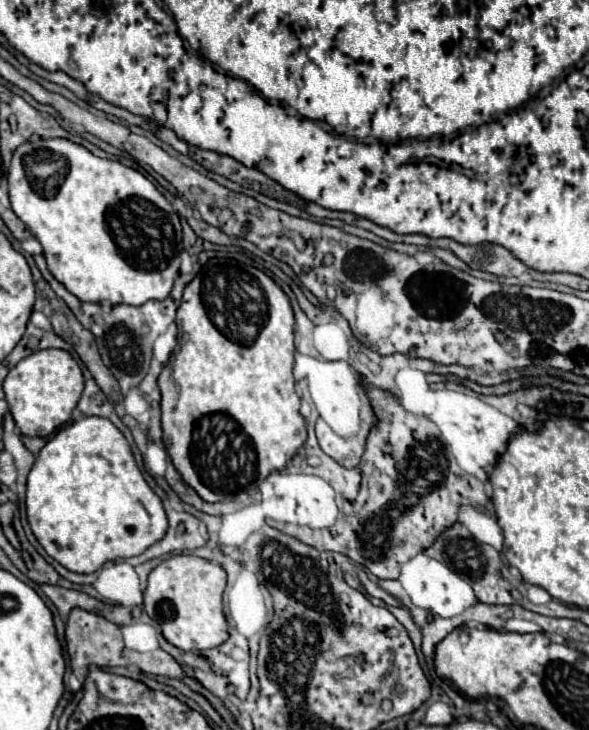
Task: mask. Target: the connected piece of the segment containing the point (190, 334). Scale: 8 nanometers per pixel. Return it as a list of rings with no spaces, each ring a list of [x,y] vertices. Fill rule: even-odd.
[[[211,259],[209,265],[201,269],[201,273],[185,287],[183,291],[183,301],[177,309],[177,347],[171,353],[169,363],[163,367],[158,378],[159,389],[161,389],[161,427],[163,427],[163,443],[171,455],[171,461],[175,469],[181,473],[183,481],[197,491],[197,495],[203,501],[213,501],[221,503],[227,501],[231,491],[233,495],[247,491],[251,487],[259,487],[273,471],[283,471],[287,463],[299,453],[305,441],[305,421],[299,413],[299,395],[295,393],[295,383],[293,383],[293,355],[295,355],[295,345],[293,345],[293,309],[287,299],[287,295],[269,279],[263,271],[235,263],[235,259]]]

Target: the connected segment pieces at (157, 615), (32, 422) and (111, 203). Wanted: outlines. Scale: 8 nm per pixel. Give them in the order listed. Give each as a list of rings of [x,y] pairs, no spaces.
[[[173,555],[169,559],[165,559],[163,563],[159,563],[147,579],[147,589],[143,591],[143,605],[145,605],[145,613],[159,623],[163,637],[183,649],[183,651],[203,651],[203,649],[211,649],[221,645],[227,637],[229,637],[229,629],[227,629],[227,621],[223,615],[223,589],[225,589],[225,571],[221,569],[221,565],[211,563],[207,559],[195,557],[195,555]]]
[[[43,349],[21,359],[3,381],[5,399],[15,425],[23,435],[47,437],[65,425],[83,393],[83,373],[77,361],[63,349]]]
[[[45,139],[45,141],[41,141],[39,149],[35,149],[35,143],[31,143],[31,141],[27,141],[27,143],[23,143],[21,147],[15,149],[7,181],[9,181],[11,207],[13,207],[15,215],[29,227],[29,231],[43,245],[43,255],[45,255],[45,261],[47,261],[47,267],[49,267],[51,275],[59,283],[63,283],[69,293],[79,297],[79,301],[83,301],[83,303],[103,303],[103,301],[107,301],[115,307],[115,305],[143,305],[151,299],[163,301],[163,299],[169,297],[169,293],[173,289],[173,283],[175,283],[175,277],[179,275],[179,265],[181,265],[181,251],[183,251],[181,223],[179,223],[179,215],[173,211],[171,203],[155,189],[155,185],[145,175],[141,175],[139,171],[135,171],[131,167],[125,167],[117,161],[95,157],[85,147],[75,145],[67,139]]]

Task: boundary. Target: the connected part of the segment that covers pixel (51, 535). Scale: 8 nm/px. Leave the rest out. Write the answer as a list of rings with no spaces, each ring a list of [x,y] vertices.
[[[81,417],[61,427],[39,451],[27,479],[27,521],[49,557],[73,573],[93,573],[103,563],[143,553],[167,531],[161,499],[143,479],[123,433],[103,417]]]

